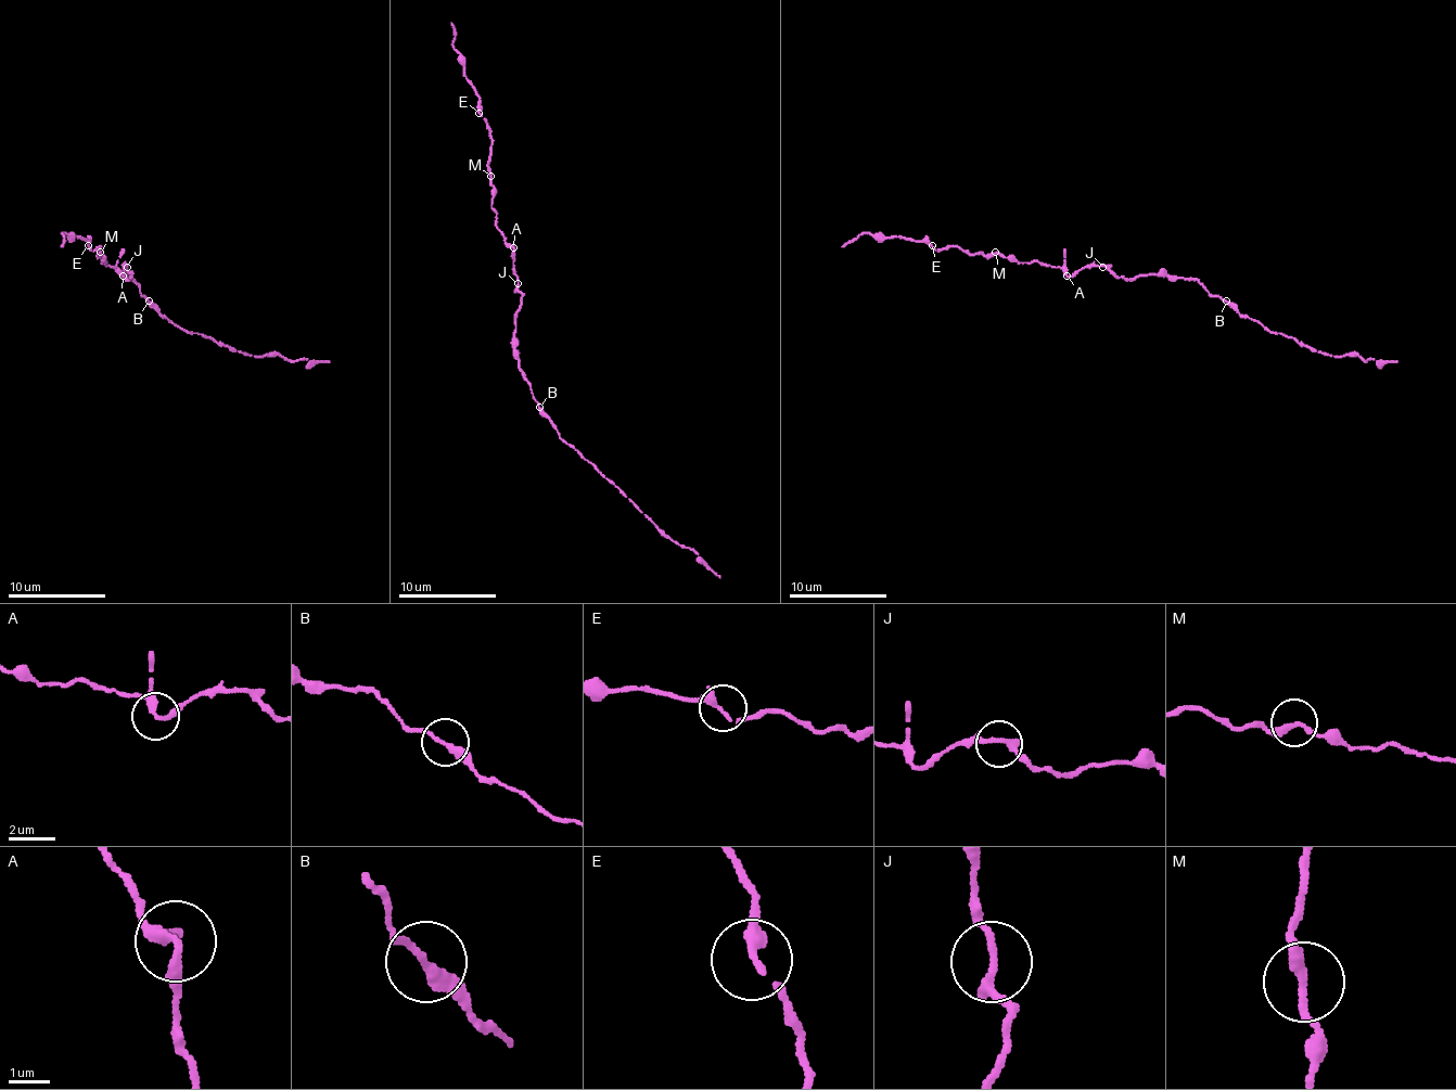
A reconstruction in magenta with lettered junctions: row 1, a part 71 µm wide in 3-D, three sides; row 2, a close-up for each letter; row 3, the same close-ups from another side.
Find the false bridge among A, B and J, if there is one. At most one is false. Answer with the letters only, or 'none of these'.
none of these

